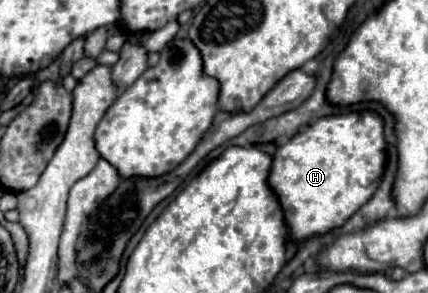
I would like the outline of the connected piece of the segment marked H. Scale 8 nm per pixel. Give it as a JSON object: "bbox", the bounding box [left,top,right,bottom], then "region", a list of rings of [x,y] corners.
{"bbox":[269,110,385,242],"region":[[[373,110],[323,116],[277,148],[269,184],[285,210],[293,242],[339,228],[373,196],[385,172],[385,148],[383,118]]]}

